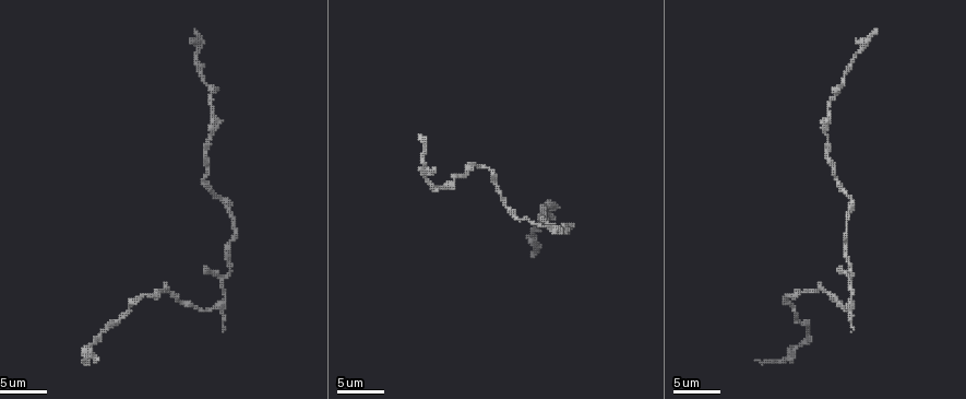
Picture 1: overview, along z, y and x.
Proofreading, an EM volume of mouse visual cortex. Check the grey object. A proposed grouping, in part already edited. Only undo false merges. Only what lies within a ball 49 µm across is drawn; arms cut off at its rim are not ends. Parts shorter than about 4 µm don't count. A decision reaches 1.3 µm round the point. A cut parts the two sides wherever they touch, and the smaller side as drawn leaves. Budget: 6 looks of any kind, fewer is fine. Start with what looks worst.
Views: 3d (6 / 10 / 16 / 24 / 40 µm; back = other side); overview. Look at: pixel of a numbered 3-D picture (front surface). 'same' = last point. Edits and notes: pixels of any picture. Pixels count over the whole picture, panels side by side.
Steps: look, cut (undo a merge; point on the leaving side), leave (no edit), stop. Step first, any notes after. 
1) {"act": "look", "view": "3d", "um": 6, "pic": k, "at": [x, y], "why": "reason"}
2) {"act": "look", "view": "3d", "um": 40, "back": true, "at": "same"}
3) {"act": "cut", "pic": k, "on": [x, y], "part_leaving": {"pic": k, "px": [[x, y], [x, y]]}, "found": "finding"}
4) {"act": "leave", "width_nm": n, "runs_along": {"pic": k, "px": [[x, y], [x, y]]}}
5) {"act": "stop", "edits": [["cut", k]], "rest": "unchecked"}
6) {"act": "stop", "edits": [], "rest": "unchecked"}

{"act": "look", "view": "3d", "um": 10, "pic": 1, "at": [169, 291], "why": "narrows sharply"}

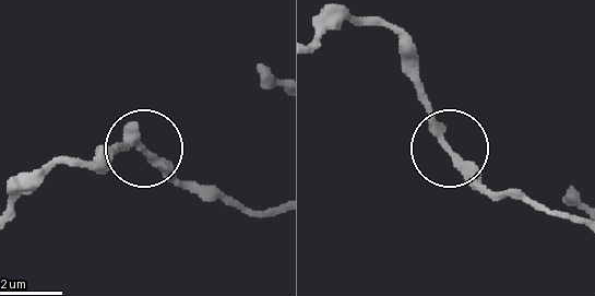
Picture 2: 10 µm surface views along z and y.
{"act": "leave", "width_nm": 220, "runs_along": {"pic": 2, "px": [[581, 218], [487, 187], [455, 156], [412, 80]]}, "found": "one cell here"}

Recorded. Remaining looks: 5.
{"act": "look", "view": "3d", "um": 6, "pic": 1, "at": [484, 169], "why": "narrows sharply"}

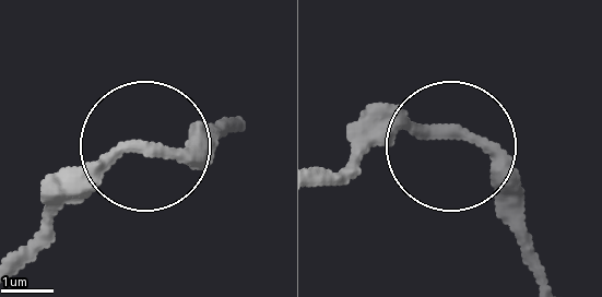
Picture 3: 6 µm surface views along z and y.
{"act": "look", "view": "3d", "um": 6, "back": true, "pic": 3, "at": [453, 131]}

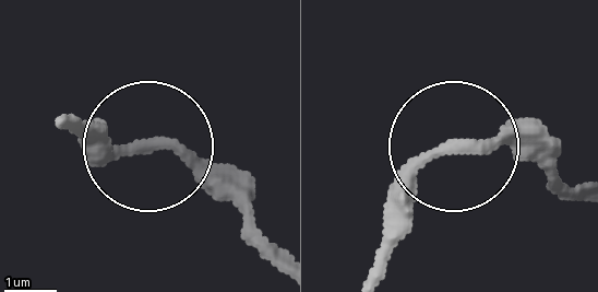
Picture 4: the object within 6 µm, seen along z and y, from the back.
{"act": "leave", "runs_along": {"pic": 4, "px": [[63, 117], [120, 143], [199, 152], [246, 190]]}, "found": "one cell here"}

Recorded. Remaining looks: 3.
{"act": "look", "view": "3d", "um": 16, "pic": 1, "at": [808, 334]}

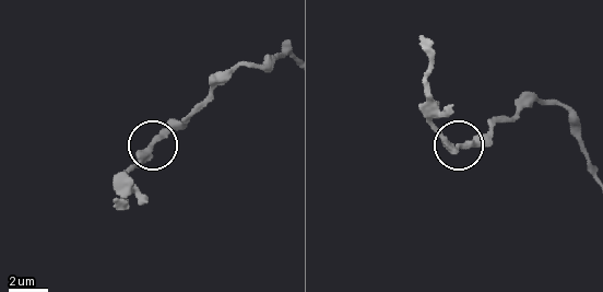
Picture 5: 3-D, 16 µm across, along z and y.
{"act": "look", "view": "3d", "um": 16, "back": true, "pic": 5, "at": [150, 145], "why": "from behind"}

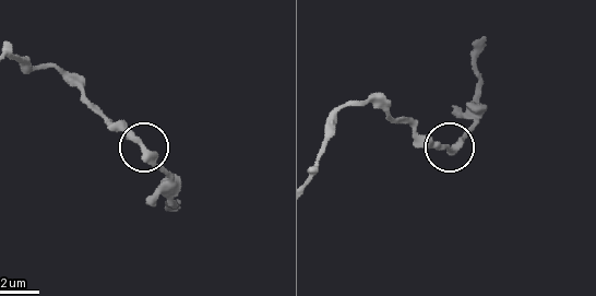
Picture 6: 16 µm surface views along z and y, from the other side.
{"act": "leave", "runs_along": {"pic": 6, "px": [[9, 55], [59, 70], [179, 186]]}, "found": "continuous, no second cell"}

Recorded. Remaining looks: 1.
{"act": "stop", "edits": [], "rest": "unchecked"}

